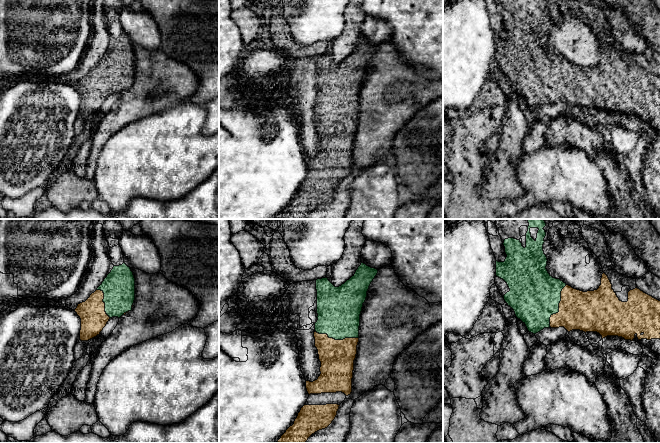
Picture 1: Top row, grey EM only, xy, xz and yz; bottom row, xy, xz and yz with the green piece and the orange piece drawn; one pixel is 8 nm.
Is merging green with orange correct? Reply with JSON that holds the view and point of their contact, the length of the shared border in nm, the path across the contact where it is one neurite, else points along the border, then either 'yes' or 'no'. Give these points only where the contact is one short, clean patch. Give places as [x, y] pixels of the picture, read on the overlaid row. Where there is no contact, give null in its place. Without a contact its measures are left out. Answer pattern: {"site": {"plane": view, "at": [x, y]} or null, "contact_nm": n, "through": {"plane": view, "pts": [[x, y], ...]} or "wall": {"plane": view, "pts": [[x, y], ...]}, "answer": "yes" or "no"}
{"site": {"plane": "yz", "at": [558, 307]}, "contact_nm": 360, "answer": "yes"}

